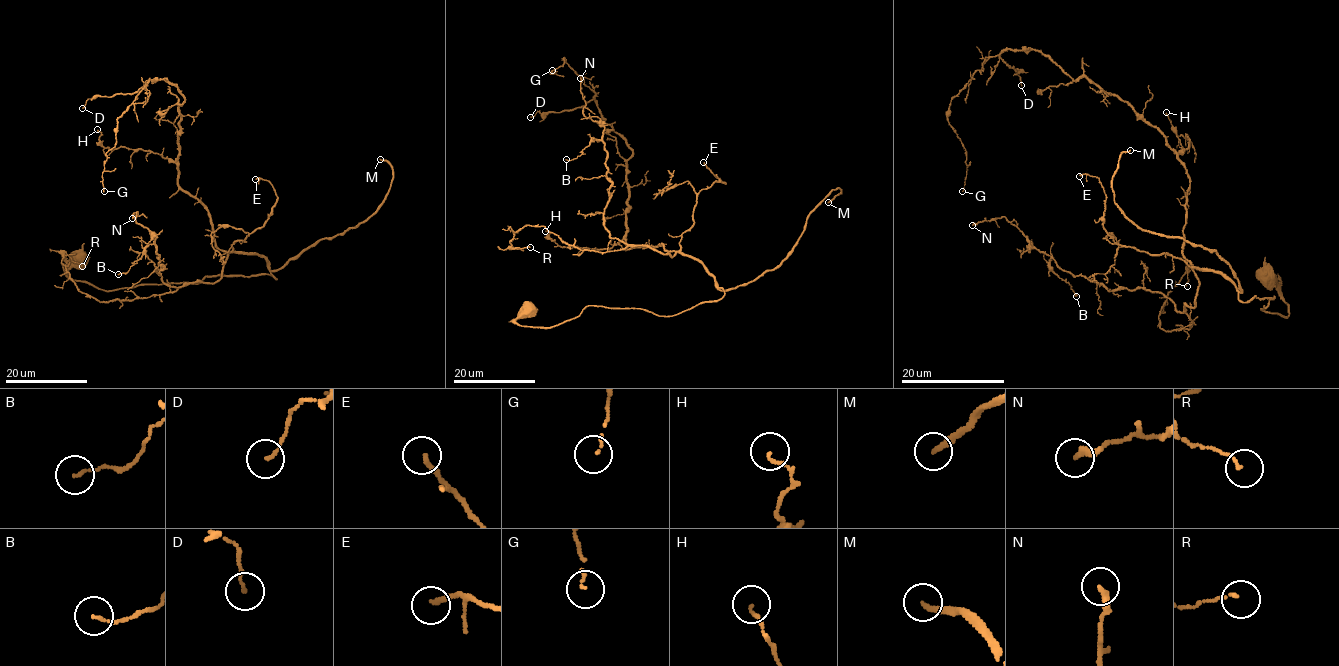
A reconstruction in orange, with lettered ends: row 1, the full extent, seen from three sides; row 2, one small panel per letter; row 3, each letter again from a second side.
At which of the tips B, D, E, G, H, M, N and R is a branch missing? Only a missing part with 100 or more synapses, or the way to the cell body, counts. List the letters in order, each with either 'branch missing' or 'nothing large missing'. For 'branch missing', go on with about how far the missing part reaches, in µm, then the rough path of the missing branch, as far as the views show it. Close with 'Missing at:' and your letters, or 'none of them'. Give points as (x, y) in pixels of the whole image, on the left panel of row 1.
B: nothing large missing
D: nothing large missing
E: nothing large missing
G: nothing large missing
H: nothing large missing
M: branch missing; about 140 µm are missing; missing branch runs (380, 159), (301, 158), (233, 104), (267, 140), (261, 102), (310, 14)
N: nothing large missing
R: nothing large missing
Missing at: M

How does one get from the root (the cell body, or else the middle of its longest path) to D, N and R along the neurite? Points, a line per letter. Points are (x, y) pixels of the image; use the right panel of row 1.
D: (1268, 275), (1287, 317), (1192, 267), (1185, 165), (1128, 103), (1004, 49), (1021, 85)
N: (1268, 275), (1287, 317), (1200, 269), (1181, 313), (1159, 292), (1064, 271), (1004, 217), (972, 225)
R: (1268, 275), (1287, 317), (1193, 269), (1193, 323), (1165, 331), (1159, 310), (1188, 271), (1187, 286)

